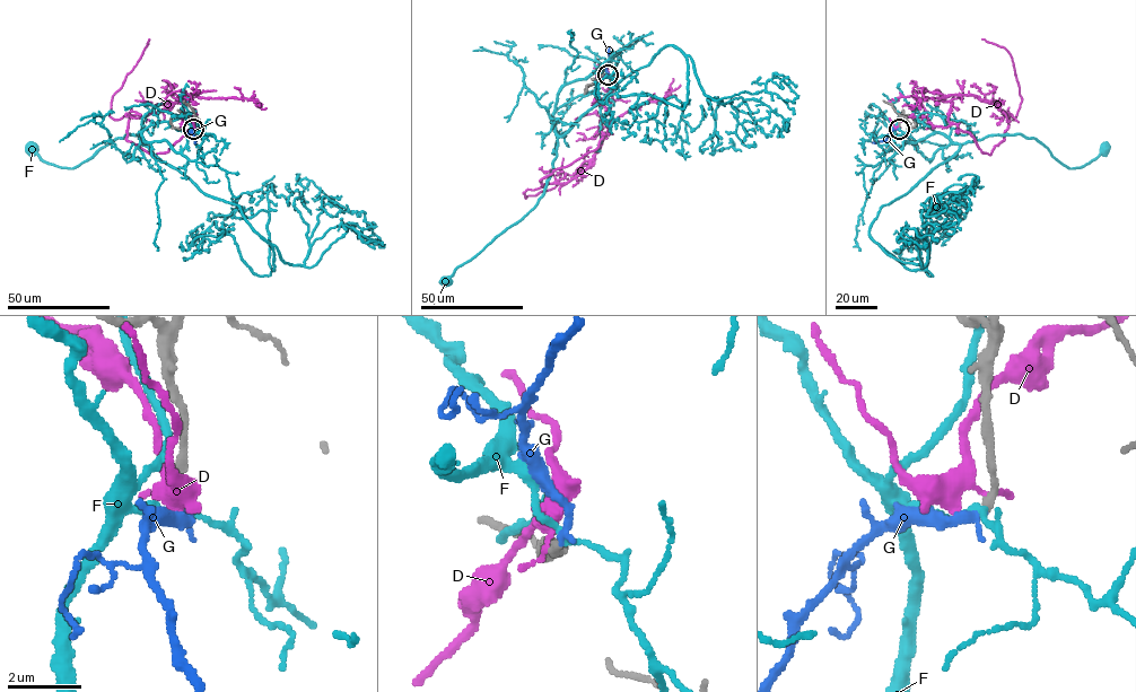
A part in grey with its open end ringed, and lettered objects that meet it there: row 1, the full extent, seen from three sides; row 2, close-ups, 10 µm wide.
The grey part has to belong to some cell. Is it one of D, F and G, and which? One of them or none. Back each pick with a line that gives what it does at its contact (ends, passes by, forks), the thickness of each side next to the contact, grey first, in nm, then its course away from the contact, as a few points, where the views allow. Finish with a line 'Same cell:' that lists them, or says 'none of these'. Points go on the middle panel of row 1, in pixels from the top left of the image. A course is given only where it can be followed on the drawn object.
G: It ends there. Thickness 200 nm (grey) against 220 nm. Its course: (608, 75), (609, 49)
Same cell: G

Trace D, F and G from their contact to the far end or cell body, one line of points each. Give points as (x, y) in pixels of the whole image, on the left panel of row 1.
D: (193, 128), (180, 117), (199, 128), (154, 155), (127, 139), (131, 115), (160, 111), (184, 95), (260, 106)
F: (193, 129), (180, 152), (128, 134), (72, 168), (34, 149)
G: (194, 129), (195, 142)

